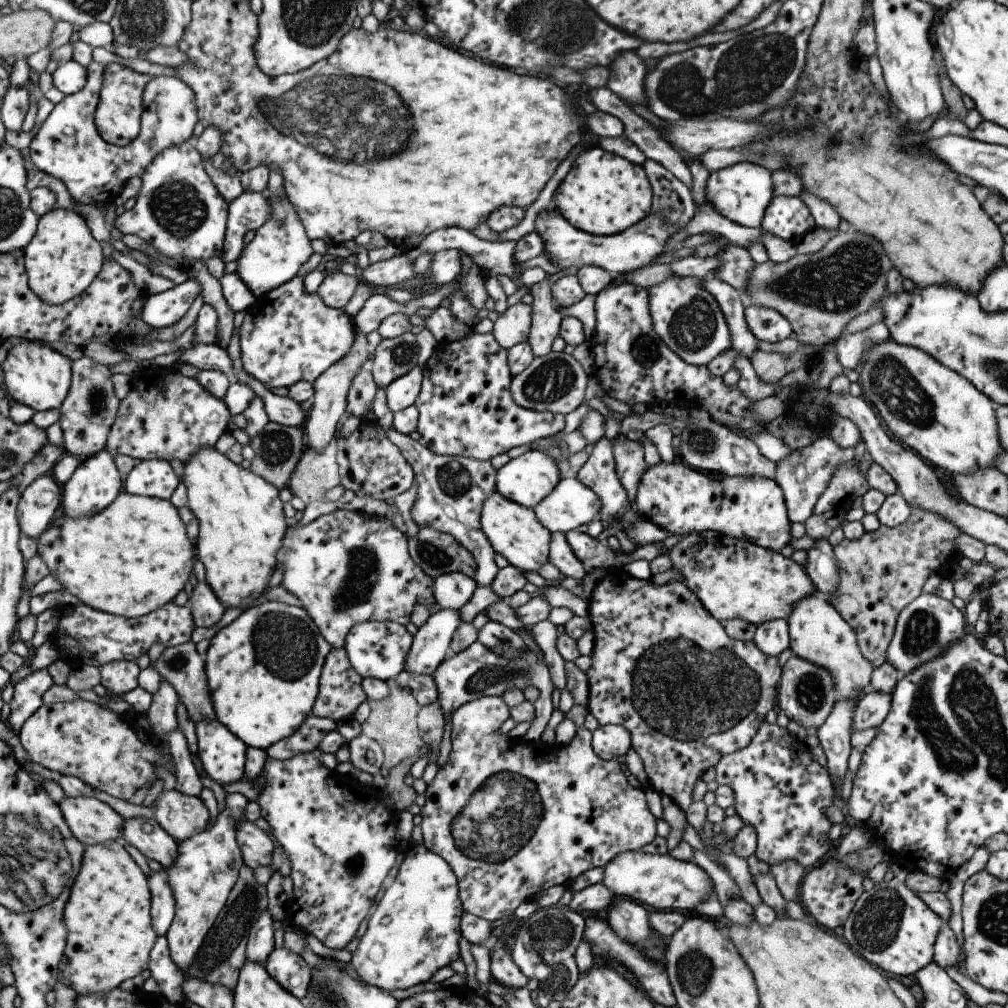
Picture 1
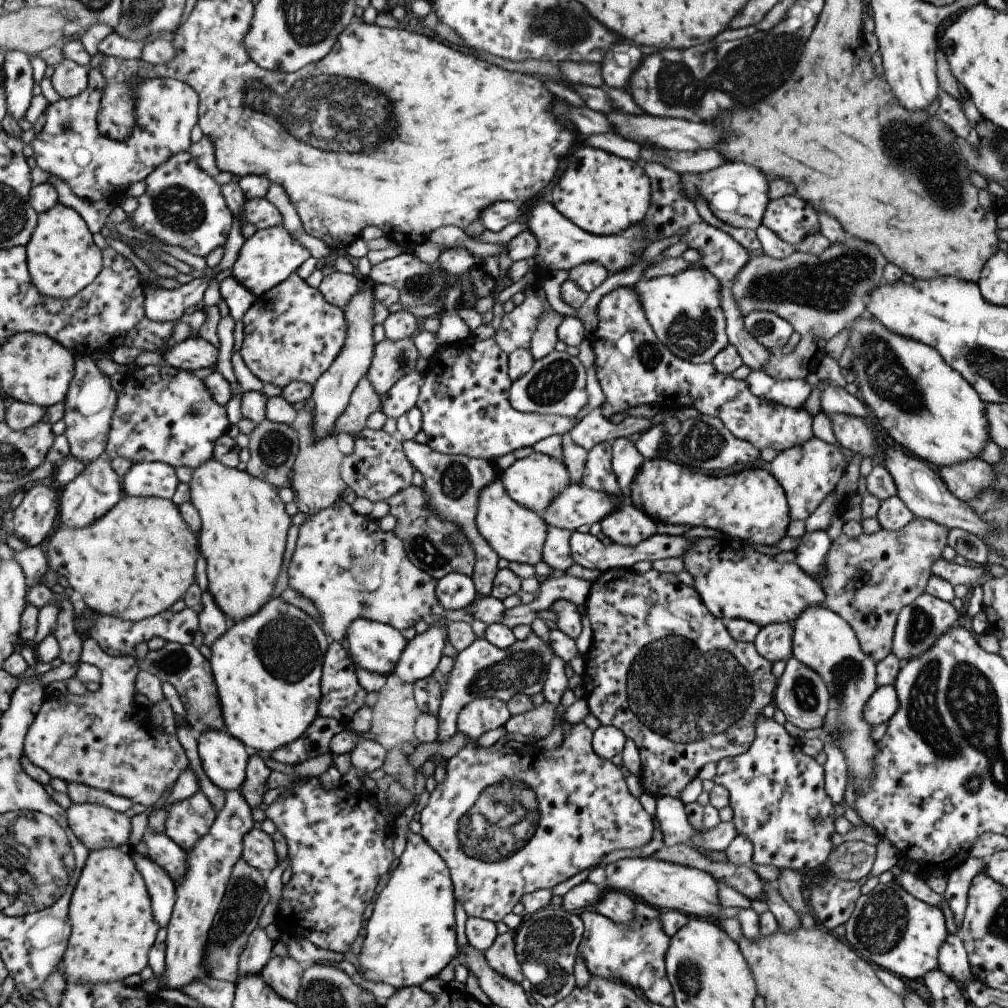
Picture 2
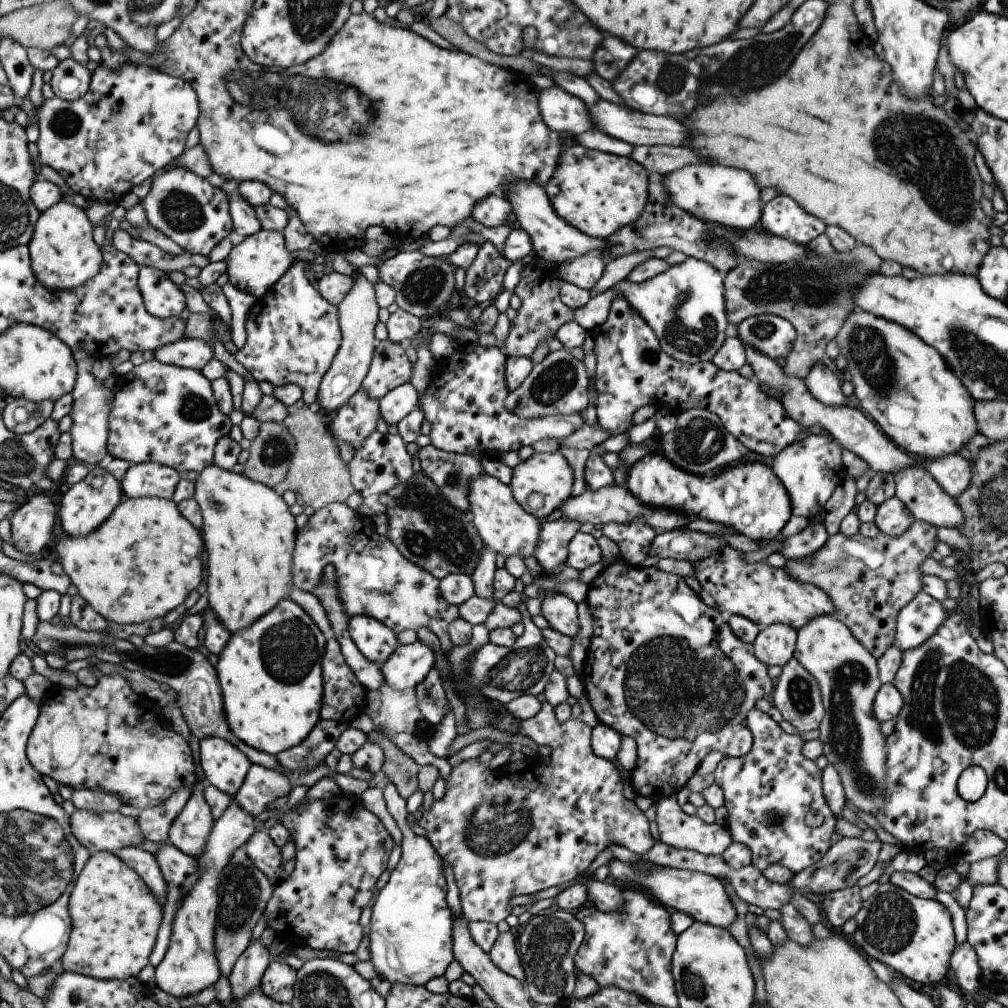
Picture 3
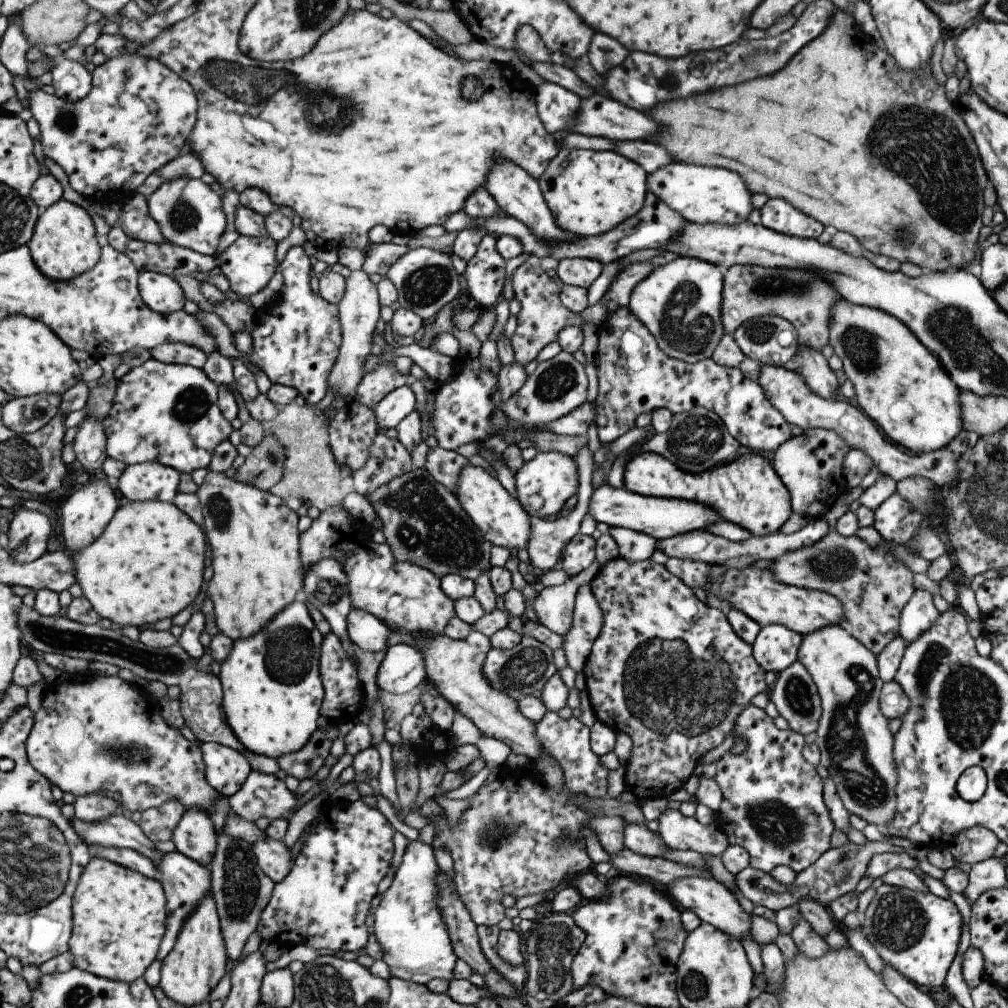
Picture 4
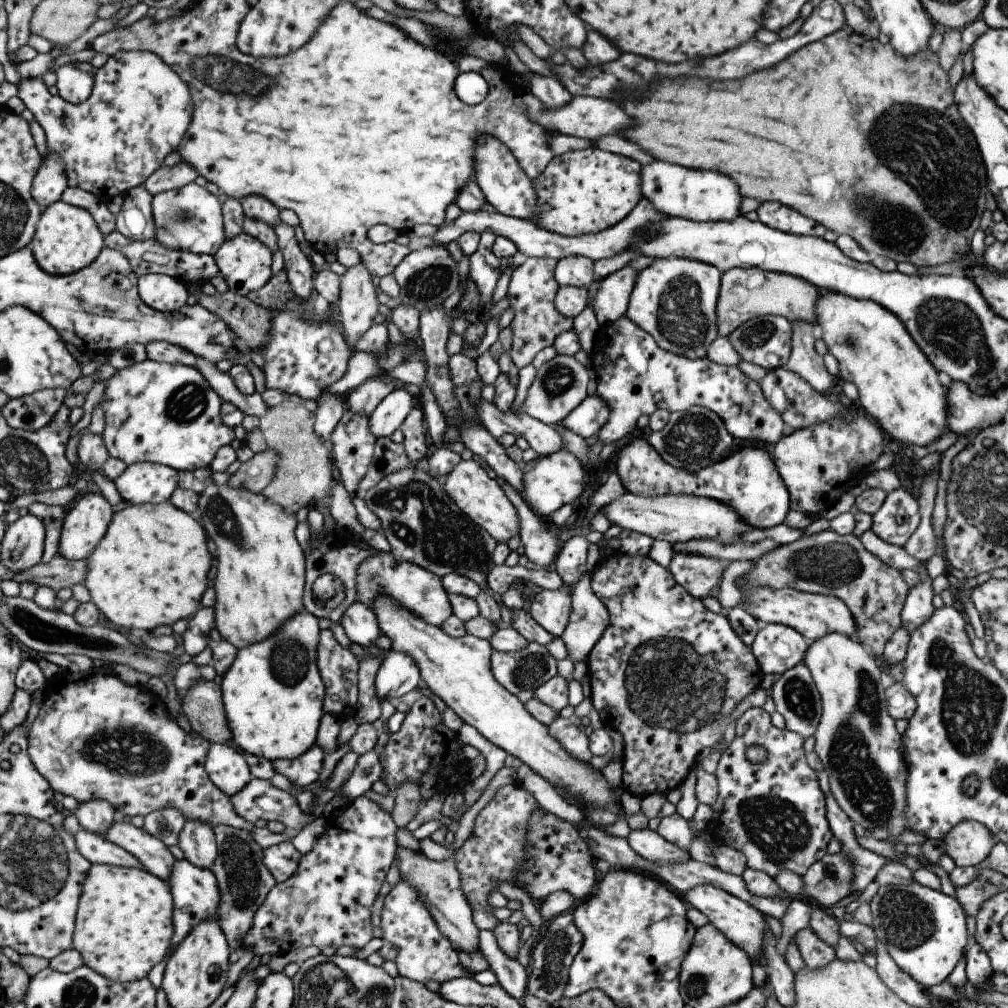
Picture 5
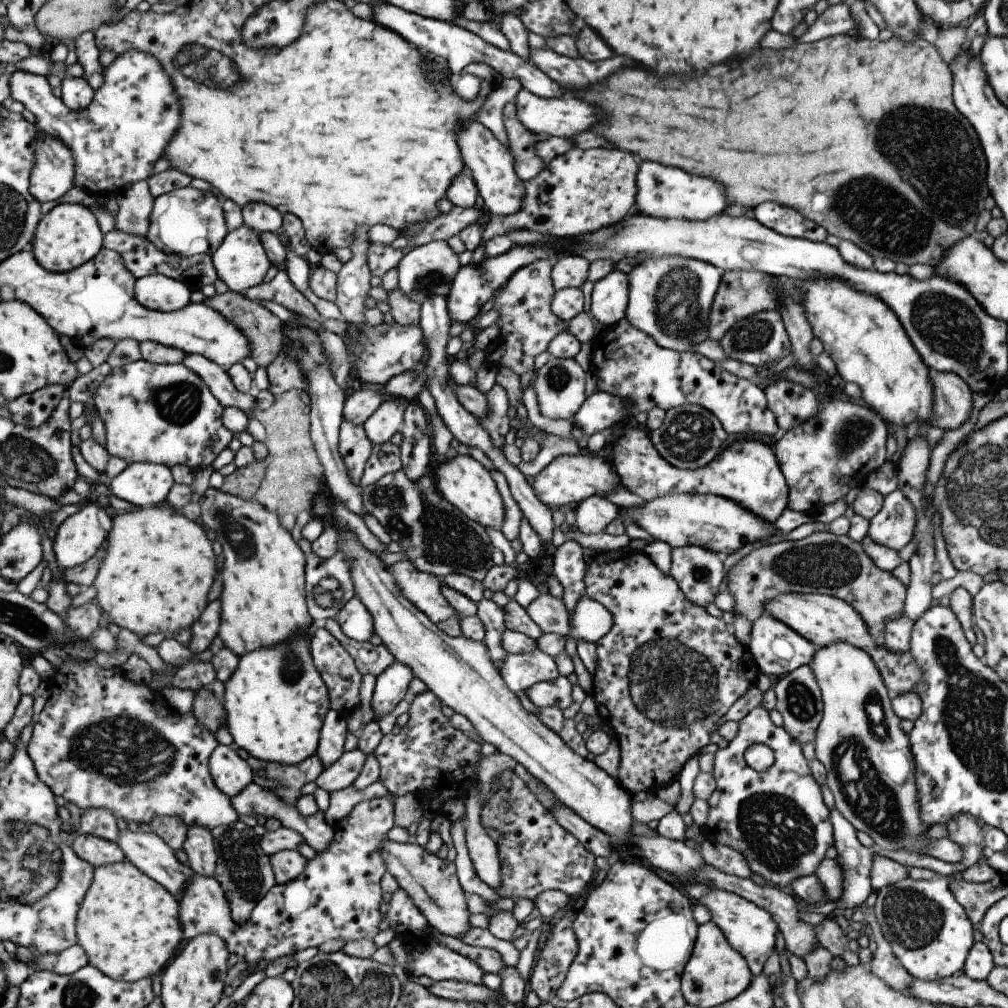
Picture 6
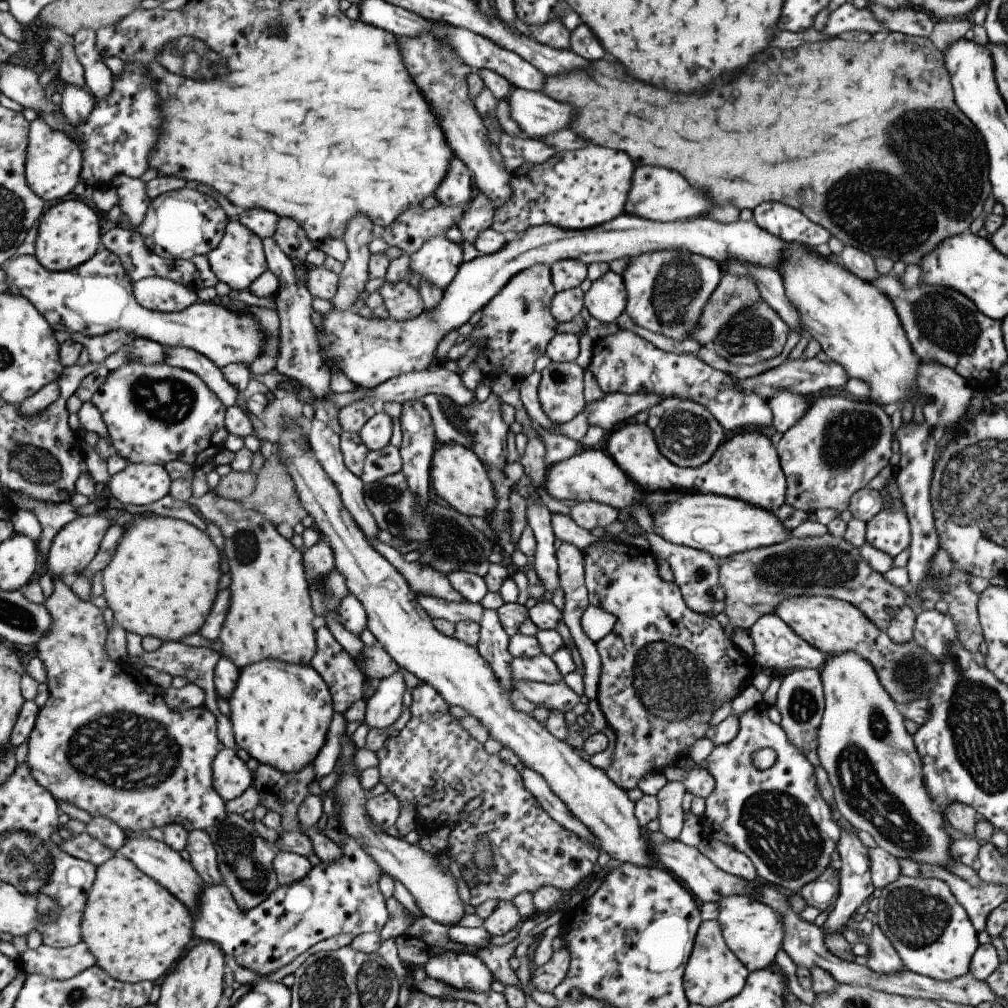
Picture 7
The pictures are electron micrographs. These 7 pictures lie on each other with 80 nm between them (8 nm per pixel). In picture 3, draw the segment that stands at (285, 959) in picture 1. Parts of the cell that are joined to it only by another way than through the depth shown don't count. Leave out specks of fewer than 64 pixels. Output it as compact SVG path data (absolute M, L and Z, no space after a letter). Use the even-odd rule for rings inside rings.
M271 962L260 978L261 992L279 1004L290 1004L296 970L283 962Z

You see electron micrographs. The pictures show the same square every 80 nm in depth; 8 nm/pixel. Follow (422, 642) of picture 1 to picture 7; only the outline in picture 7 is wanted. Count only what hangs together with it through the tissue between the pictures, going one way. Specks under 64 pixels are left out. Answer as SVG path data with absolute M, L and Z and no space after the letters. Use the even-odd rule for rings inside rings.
M401 672L378 678L377 690L366 701L364 722L368 728L385 729L397 720L405 690Z

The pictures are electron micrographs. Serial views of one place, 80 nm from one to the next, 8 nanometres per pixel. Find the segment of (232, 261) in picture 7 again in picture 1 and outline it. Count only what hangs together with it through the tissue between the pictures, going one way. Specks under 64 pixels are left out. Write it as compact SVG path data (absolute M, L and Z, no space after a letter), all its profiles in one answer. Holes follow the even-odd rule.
M268 192L264 194L272 208L270 218L255 230L252 240L242 248L239 258L236 260L236 271L234 272L257 302L266 292L291 280L297 274L301 264L313 253L309 246L310 240L305 234L292 204L285 196L272 200L268 197Z

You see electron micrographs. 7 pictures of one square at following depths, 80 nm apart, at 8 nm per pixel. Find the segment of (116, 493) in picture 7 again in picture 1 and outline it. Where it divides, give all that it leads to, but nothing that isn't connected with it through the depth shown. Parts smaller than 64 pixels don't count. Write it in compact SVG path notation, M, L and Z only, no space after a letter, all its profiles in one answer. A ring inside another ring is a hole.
M149 459L140 461L125 477L124 490L133 495L157 497L169 501L179 484L169 466L169 461Z

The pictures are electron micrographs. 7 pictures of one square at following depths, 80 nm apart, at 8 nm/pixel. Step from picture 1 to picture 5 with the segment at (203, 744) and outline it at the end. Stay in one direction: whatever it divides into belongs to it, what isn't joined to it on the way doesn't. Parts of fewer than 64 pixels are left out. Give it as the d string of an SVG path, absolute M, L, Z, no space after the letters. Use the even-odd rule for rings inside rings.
M227 743L209 745L204 768L212 783L229 797L252 779L242 752Z

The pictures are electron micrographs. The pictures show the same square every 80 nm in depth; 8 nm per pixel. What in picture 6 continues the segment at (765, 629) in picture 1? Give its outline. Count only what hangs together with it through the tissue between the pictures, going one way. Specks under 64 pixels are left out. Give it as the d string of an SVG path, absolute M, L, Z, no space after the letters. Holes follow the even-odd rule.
M761 613L752 622L750 639L746 647L752 654L760 674L767 675L773 679L787 674L800 666L809 665L817 649L808 640L799 636L793 629L775 620L767 613Z

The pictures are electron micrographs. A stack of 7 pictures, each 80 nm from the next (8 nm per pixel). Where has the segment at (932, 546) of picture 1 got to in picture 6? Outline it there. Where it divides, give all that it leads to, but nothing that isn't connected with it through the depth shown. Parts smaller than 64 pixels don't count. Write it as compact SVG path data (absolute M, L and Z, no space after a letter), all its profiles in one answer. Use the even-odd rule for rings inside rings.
M827 530L796 541L763 544L751 550L724 572L723 587L733 596L731 614L744 616L750 623L764 612L768 601L785 593L819 593L841 599L857 612L868 628L868 633L879 646L884 644L884 628L887 622L902 615L906 597L906 586L898 582L890 572L877 569L870 556L862 549L861 543L851 540L846 534L834 535Z

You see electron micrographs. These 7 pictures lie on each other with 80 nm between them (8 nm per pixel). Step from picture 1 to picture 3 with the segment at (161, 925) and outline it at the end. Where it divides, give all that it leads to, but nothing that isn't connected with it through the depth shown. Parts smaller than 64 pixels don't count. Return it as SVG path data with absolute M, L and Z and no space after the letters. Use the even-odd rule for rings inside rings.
M125 847L115 854L144 877L144 881L154 890L164 906L166 884L157 857L141 847Z

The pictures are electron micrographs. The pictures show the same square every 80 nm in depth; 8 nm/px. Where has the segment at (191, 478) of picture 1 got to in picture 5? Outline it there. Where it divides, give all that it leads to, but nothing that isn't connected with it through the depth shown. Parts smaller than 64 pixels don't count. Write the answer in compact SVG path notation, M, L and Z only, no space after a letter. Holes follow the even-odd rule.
M207 484L198 494L201 524L217 546L217 576L215 588L214 623L220 637L237 650L260 640L265 640L294 613L302 610L302 588L304 587L304 554L296 541L295 514L286 513L281 506L271 503L261 494L245 489L232 489L226 484Z

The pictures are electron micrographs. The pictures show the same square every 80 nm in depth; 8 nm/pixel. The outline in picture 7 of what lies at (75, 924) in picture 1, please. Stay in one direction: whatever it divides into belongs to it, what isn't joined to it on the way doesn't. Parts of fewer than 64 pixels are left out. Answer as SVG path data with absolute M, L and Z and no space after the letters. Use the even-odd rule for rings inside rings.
M120 852L97 870L81 922L83 942L95 954L97 965L116 980L125 983L150 981L157 984L164 979L165 972L171 969L171 964L181 956L187 942L191 940L191 922L194 921L188 910L164 885L142 872Z

